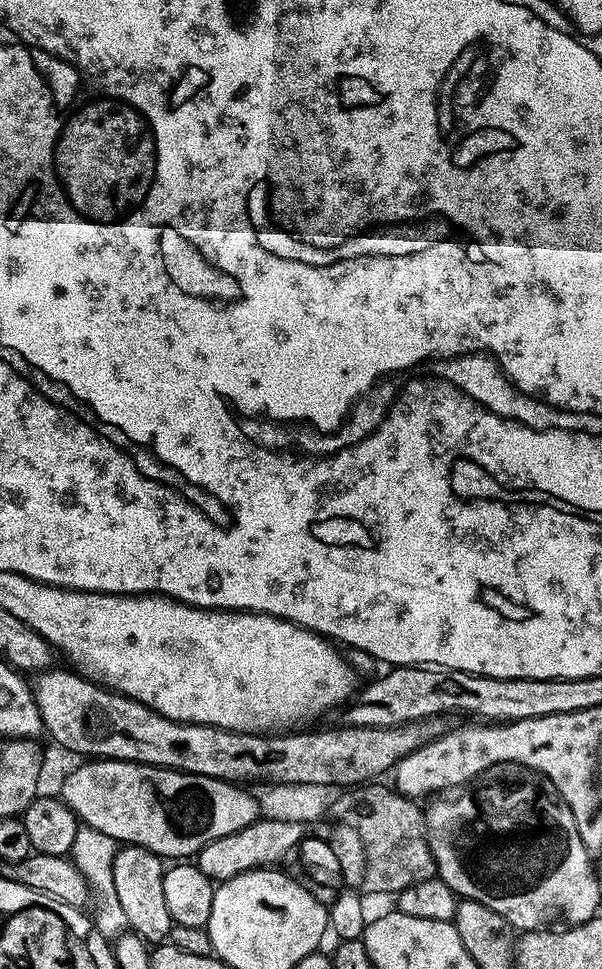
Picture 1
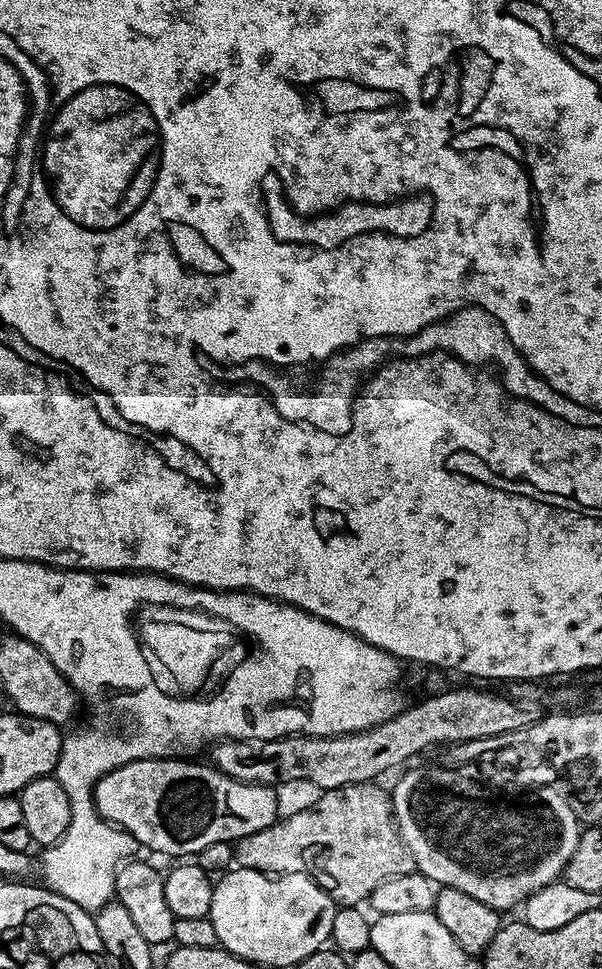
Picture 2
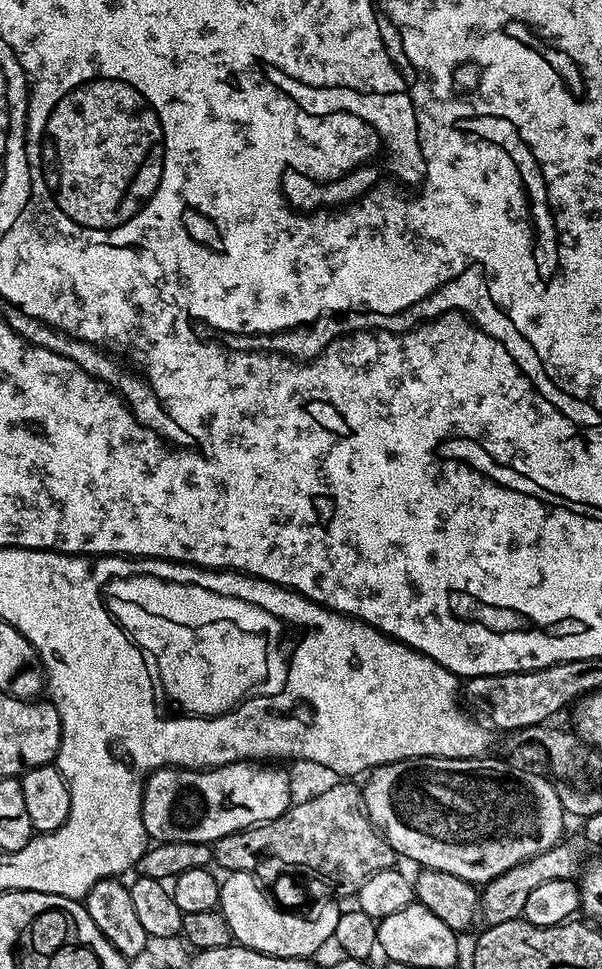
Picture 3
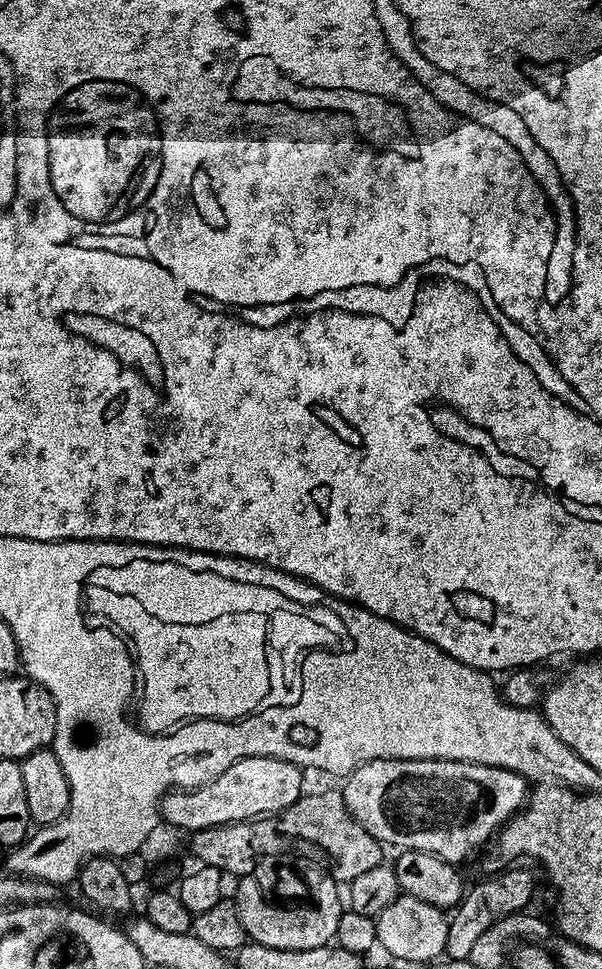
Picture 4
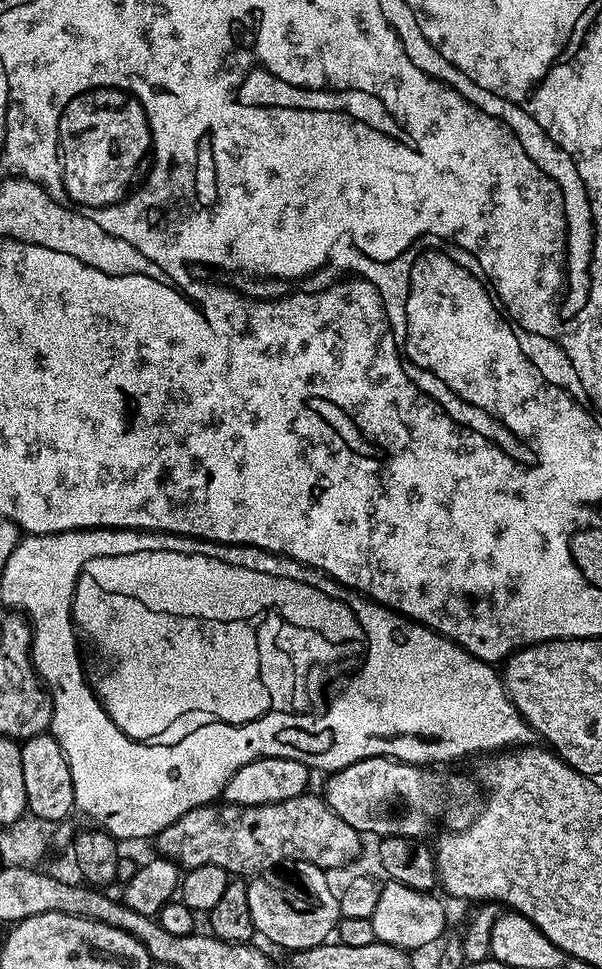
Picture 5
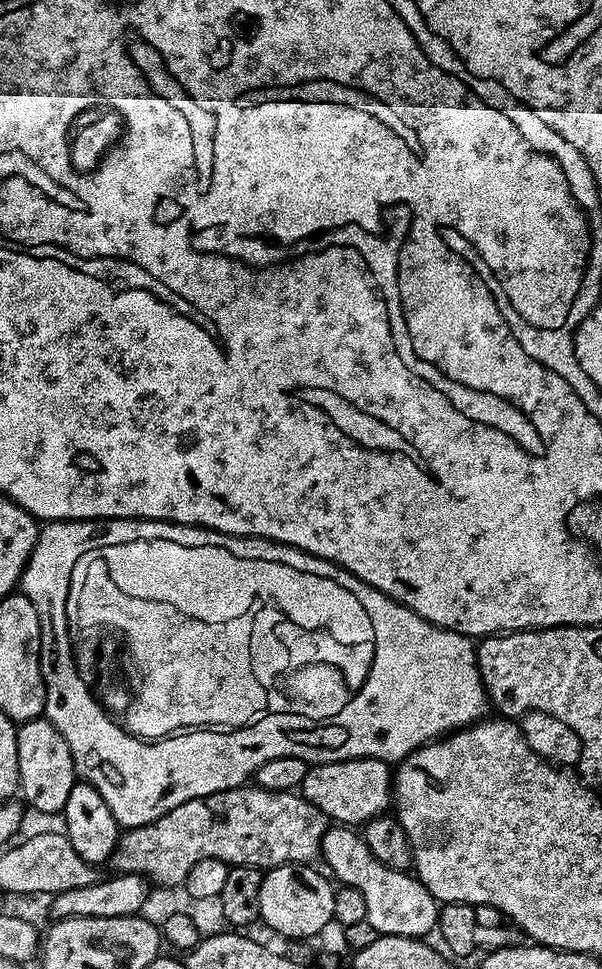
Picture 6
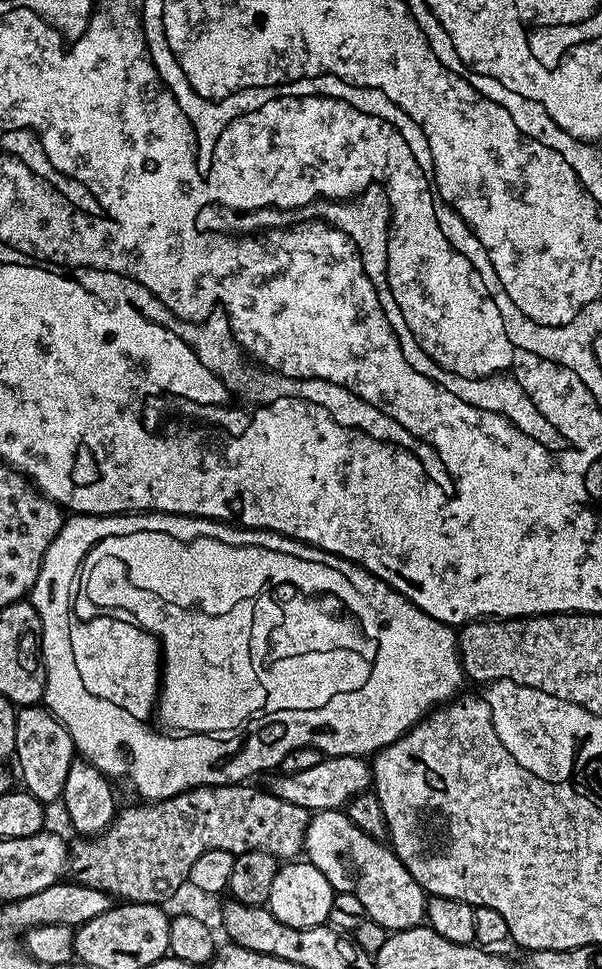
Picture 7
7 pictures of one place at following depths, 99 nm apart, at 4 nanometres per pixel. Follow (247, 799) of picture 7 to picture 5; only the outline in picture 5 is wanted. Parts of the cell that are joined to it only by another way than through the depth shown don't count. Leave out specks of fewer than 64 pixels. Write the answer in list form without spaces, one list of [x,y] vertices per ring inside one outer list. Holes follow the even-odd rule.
[[[305,794],[298,798],[286,798],[286,802],[274,802],[262,806],[242,806],[241,804],[216,803],[203,804],[201,808],[182,814],[166,830],[155,837],[154,844],[161,857],[173,860],[181,869],[198,866],[222,866],[229,874],[264,874],[267,868],[280,864],[283,860],[305,860],[312,868],[333,870],[348,864],[360,852],[361,833],[350,826],[350,822],[342,822],[338,814],[320,794]]]

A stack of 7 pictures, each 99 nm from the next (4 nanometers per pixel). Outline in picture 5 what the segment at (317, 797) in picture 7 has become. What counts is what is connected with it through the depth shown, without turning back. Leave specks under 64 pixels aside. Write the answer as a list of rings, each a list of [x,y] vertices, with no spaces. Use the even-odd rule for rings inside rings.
[[[375,756],[331,773],[324,784],[322,795],[334,814],[338,814],[342,822],[350,822],[356,832],[369,832],[375,838],[424,838],[432,828],[432,820],[442,819],[447,808],[452,808],[475,794],[477,785],[469,780],[464,776],[443,776],[440,770],[428,766],[404,764],[386,756]]]

